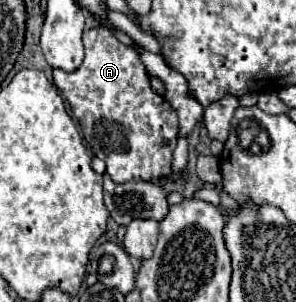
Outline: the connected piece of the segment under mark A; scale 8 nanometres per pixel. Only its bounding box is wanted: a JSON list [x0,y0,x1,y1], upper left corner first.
[54,27,178,183]

